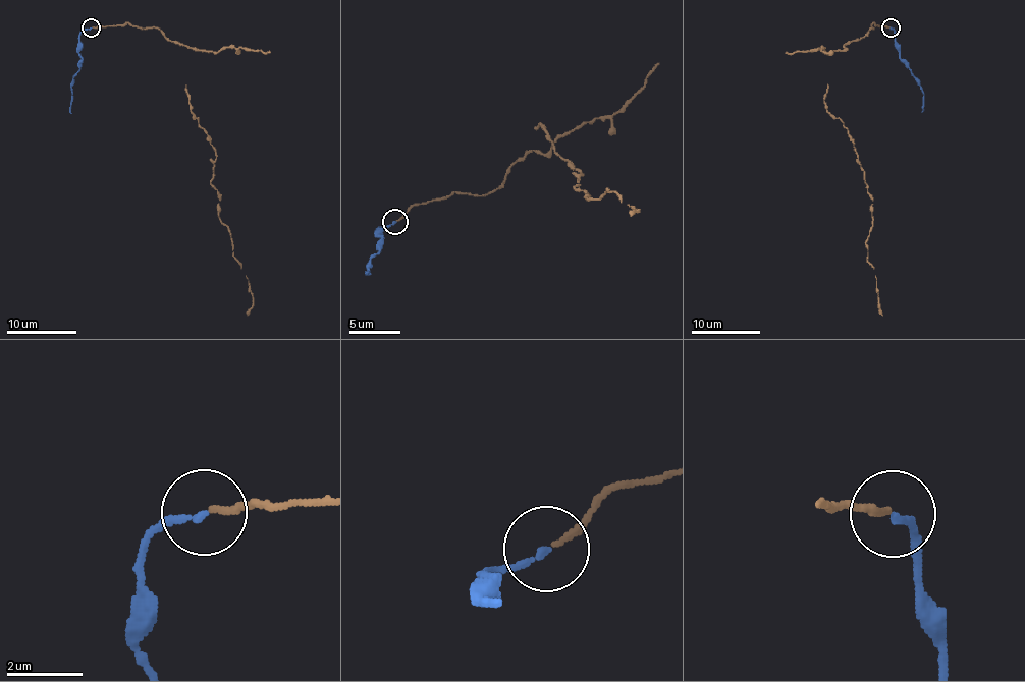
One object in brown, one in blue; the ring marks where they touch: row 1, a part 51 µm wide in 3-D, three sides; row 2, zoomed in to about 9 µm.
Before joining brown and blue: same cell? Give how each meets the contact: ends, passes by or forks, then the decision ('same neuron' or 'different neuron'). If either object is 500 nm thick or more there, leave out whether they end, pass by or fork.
brown ends; blue ends; same neuron

